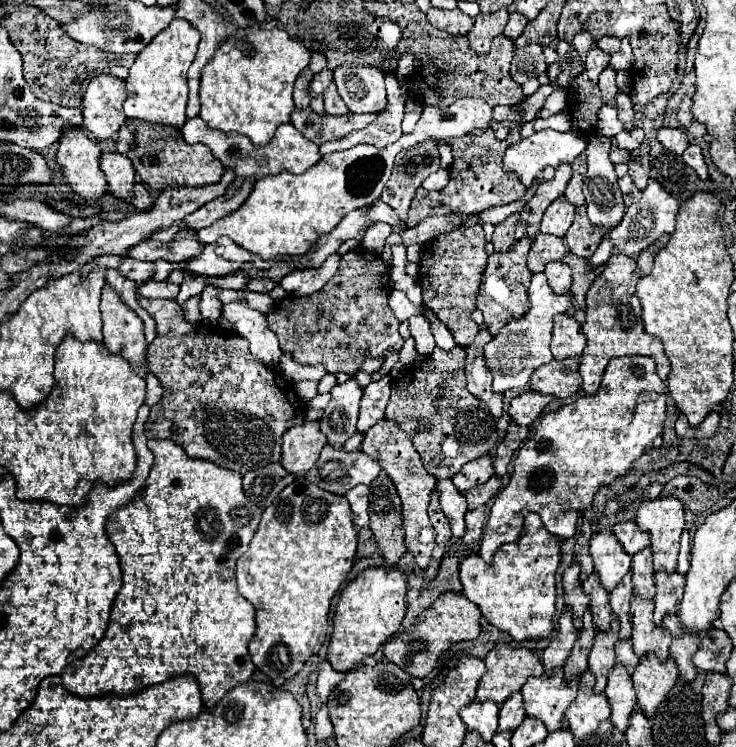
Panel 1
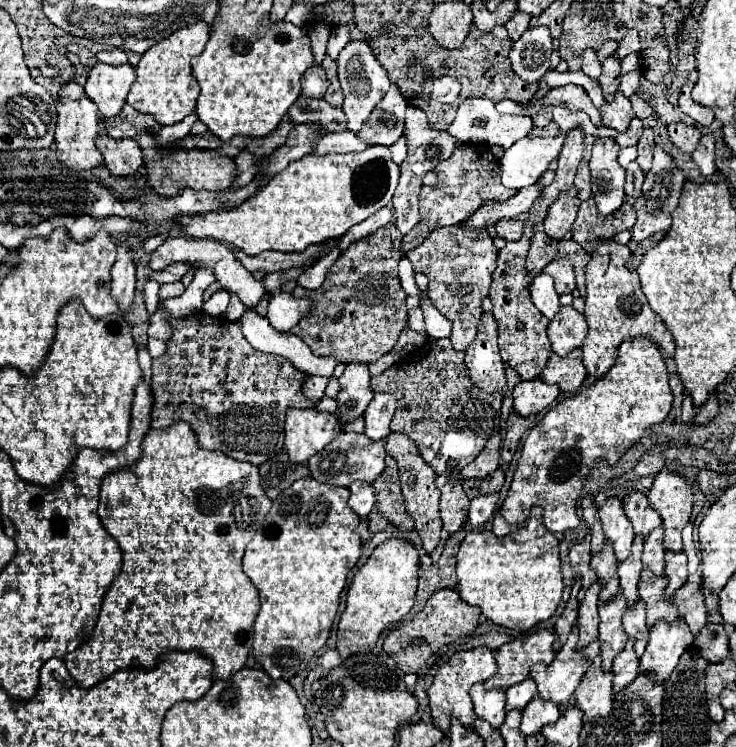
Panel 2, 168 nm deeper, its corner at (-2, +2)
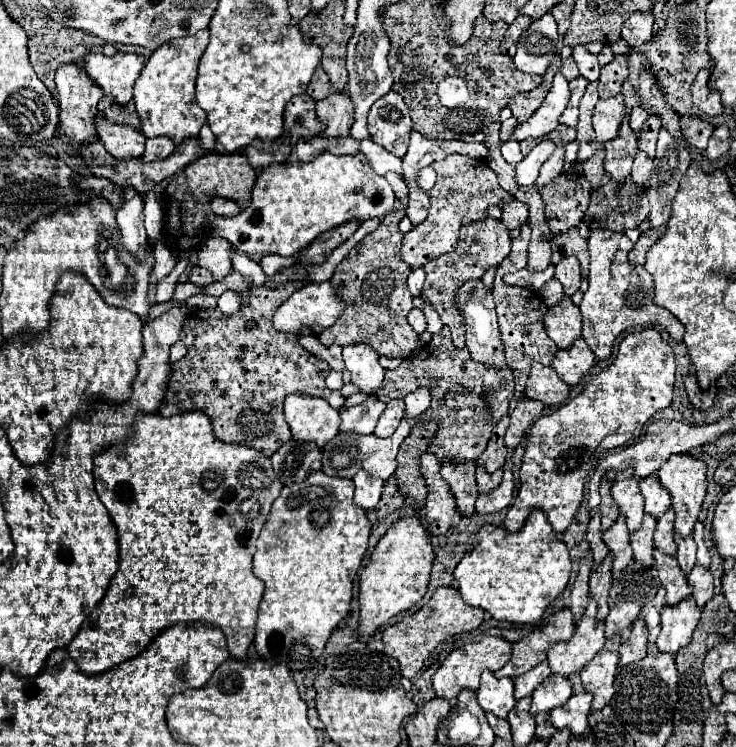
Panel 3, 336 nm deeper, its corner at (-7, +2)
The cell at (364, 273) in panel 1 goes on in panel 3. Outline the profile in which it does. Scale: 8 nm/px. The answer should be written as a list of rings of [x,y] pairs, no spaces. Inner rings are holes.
[[[396,210],[396,212],[390,212],[386,214],[382,220],[380,220],[380,226],[370,232],[362,242],[358,242],[350,254],[338,264],[334,276],[332,276],[332,284],[336,286],[338,294],[346,300],[346,310],[344,314],[338,318],[338,322],[330,328],[326,328],[322,332],[322,344],[324,346],[332,346],[332,344],[338,344],[338,346],[348,346],[348,344],[358,344],[358,342],[366,342],[370,344],[378,356],[388,356],[388,358],[406,358],[406,356],[414,356],[418,350],[420,350],[420,340],[418,340],[418,334],[410,328],[410,324],[406,322],[406,316],[408,312],[412,310],[412,296],[408,292],[408,286],[406,286],[406,278],[408,274],[412,272],[410,266],[400,258],[400,242],[402,242],[402,232],[398,228],[402,216],[406,212],[404,210]]]

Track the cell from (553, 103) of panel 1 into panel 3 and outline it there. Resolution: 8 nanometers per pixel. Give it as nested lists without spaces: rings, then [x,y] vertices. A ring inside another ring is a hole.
[[[558,72],[554,76],[552,88],[550,88],[546,100],[542,102],[542,106],[522,126],[517,126],[509,140],[515,139],[520,142],[526,138],[542,138],[542,136],[550,134],[558,126],[558,118],[564,112],[568,100],[570,100],[568,82]]]

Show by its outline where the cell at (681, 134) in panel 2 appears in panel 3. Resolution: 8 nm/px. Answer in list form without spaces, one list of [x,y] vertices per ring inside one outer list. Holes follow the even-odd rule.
[[[682,116],[680,118],[680,126],[682,126],[682,132],[684,132],[684,138],[688,140],[688,144],[704,150],[712,132],[714,132],[714,126],[698,116]]]

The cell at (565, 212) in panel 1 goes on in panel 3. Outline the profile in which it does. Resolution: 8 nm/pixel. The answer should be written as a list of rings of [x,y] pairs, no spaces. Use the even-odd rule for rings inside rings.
[[[560,174],[550,184],[538,188],[544,206],[546,220],[552,234],[562,234],[572,226],[578,226],[590,202],[590,182],[582,174]]]

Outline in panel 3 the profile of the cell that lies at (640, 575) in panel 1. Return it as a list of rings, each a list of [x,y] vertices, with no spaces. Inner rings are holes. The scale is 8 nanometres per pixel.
[[[668,508],[666,514],[658,520],[656,532],[654,532],[654,544],[664,554],[676,554],[676,542],[674,542],[674,510]]]

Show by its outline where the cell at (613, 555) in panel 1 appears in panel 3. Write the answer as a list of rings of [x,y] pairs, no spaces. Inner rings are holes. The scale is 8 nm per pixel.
[[[624,468],[622,472],[618,472],[612,484],[612,496],[620,508],[620,514],[626,516],[628,520],[628,530],[636,532],[642,524],[644,502],[642,502],[642,494],[638,488],[638,480],[634,480],[632,468]]]

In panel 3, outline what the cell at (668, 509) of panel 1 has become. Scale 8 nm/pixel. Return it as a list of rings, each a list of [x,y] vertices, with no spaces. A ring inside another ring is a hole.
[[[674,454],[658,470],[658,478],[660,478],[662,486],[666,486],[666,490],[672,496],[672,506],[676,512],[674,526],[676,526],[676,532],[682,536],[692,534],[692,528],[698,522],[698,514],[700,514],[700,508],[702,508],[702,502],[706,496],[706,470],[708,470],[708,466],[700,458],[690,456],[690,454]]]

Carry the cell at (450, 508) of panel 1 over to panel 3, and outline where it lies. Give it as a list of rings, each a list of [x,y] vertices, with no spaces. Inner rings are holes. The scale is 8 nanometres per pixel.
[[[532,510],[524,528],[508,532],[504,526],[484,526],[476,546],[464,554],[454,570],[462,600],[482,608],[496,620],[516,624],[536,624],[546,608],[562,594],[570,578],[570,556],[566,544],[544,522],[542,510]]]

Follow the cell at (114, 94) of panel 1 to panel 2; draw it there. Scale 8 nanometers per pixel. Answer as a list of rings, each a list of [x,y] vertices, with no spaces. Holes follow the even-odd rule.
[[[99,62],[91,68],[85,84],[85,94],[91,102],[97,104],[101,120],[109,120],[121,112],[133,82],[135,70],[131,64],[109,66]]]

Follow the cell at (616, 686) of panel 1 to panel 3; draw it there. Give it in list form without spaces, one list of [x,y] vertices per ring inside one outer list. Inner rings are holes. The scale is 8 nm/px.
[[[636,618],[632,626],[632,634],[628,642],[620,646],[620,666],[628,666],[640,658],[646,656],[646,644],[648,644],[648,628],[644,618]]]

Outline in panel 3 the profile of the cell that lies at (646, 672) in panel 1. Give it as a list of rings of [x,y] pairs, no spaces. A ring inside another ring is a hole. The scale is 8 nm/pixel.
[[[694,596],[678,602],[678,606],[664,606],[660,612],[662,632],[656,640],[658,650],[678,654],[678,650],[690,642],[692,632],[700,622],[700,614],[702,610],[698,610]]]

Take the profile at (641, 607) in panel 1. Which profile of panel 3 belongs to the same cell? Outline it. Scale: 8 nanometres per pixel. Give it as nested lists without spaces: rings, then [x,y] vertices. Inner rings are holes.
[[[658,548],[654,550],[654,558],[656,558],[656,570],[660,572],[660,580],[662,586],[666,588],[666,604],[674,606],[680,600],[688,598],[692,594],[690,584],[686,582],[686,574],[682,574],[678,560],[674,556],[662,554]]]

